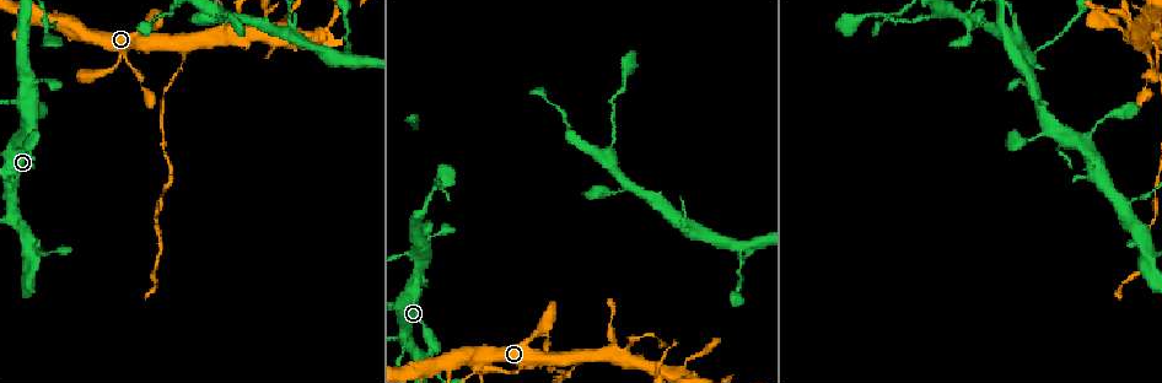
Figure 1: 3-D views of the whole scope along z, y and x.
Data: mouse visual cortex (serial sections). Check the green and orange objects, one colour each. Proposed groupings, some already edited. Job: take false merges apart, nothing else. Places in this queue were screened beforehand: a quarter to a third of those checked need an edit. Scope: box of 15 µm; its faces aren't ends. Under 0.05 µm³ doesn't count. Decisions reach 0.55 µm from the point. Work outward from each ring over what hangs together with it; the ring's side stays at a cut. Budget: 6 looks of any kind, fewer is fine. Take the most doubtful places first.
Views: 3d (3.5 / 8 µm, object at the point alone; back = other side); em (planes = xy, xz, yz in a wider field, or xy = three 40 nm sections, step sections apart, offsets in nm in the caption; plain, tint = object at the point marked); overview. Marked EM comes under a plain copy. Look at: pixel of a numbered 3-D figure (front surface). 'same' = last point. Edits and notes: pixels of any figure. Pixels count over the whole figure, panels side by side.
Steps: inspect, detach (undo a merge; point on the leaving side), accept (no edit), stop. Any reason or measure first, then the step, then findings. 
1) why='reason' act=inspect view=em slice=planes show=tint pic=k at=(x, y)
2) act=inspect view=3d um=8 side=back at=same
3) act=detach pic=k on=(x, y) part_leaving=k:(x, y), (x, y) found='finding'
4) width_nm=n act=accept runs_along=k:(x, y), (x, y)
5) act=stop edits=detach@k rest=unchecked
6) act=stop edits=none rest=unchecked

why='three arms meet' act=inspect view=3d um=3.5 pic=1 at=(182, 49)

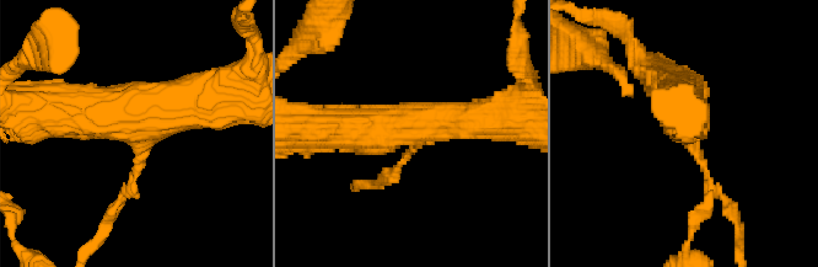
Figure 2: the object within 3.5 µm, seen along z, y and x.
arms=3 arm_widths_nm=100,500,600 why='need the tissue' act=inspect view=em slice=xy step=1 show=tint pic=2 at=(143, 132)

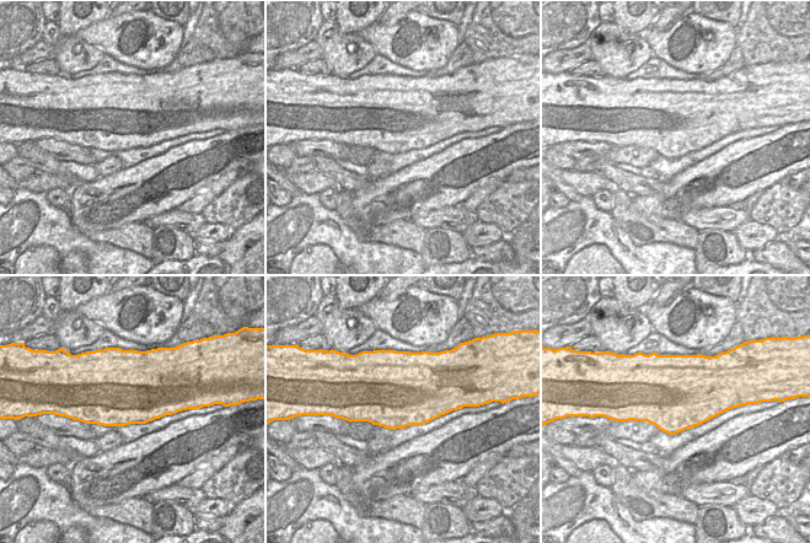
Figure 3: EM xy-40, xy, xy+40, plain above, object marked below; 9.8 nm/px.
act=detach pic=2 on=(717, 193) part_leaving=2:(699, 158), (740, 227), (740, 249) found='a second cell is stuck on'

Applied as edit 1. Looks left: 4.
why='see it whole again' act=inspect view=overview

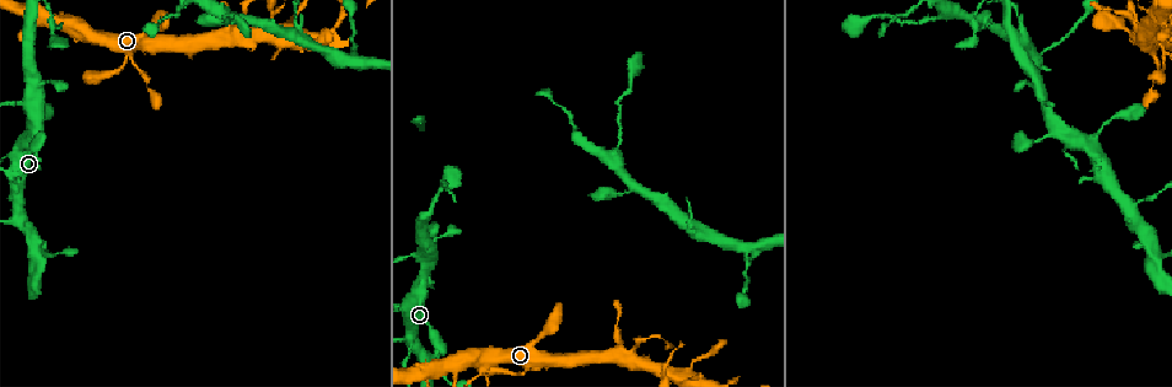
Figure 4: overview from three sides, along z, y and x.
why='thin arm on a thick one' act=inspect view=em slice=xy step=1 show=tint pic=4 at=(666, 364)

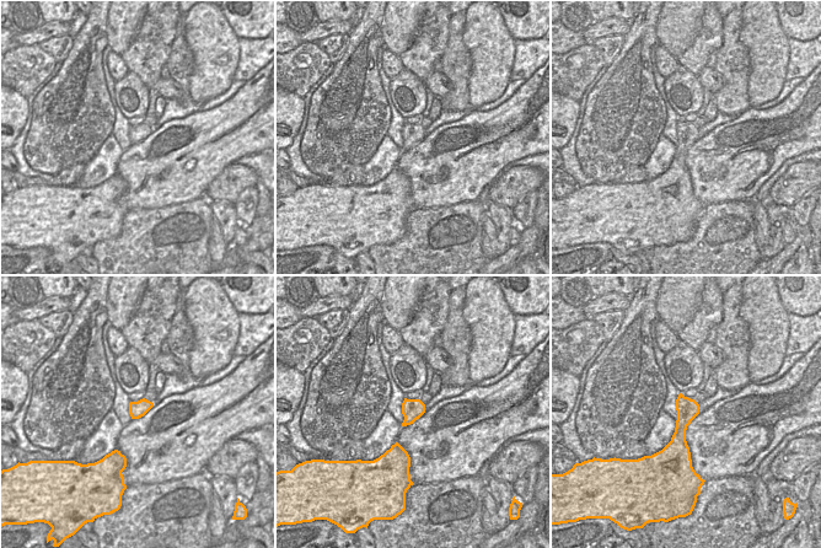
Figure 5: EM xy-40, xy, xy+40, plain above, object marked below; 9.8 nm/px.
act=inspect view=3d um=3.5 at=same

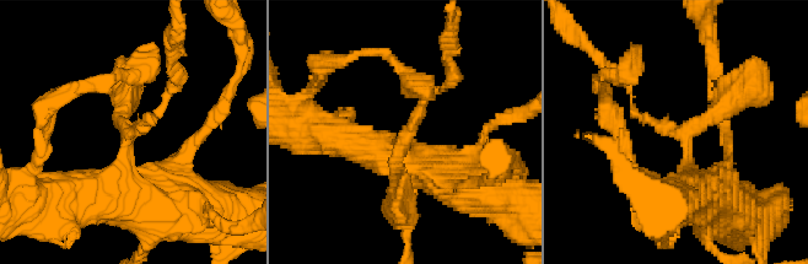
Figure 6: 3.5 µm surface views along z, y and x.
width_nm=220 act=detach pic=6 on=(128, 107) part_leaving=6:(127, 145), (127, 92), (119, 84) found='two cells meet here'

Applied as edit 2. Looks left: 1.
act=stop edits=detach@2,detach@6 rest=unchecked

